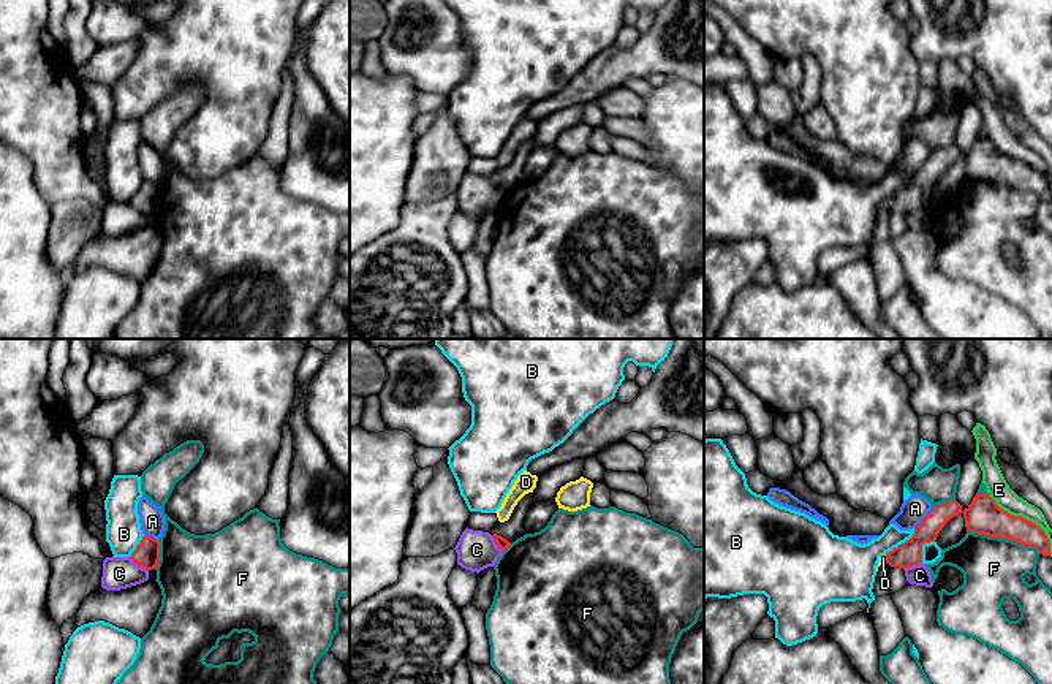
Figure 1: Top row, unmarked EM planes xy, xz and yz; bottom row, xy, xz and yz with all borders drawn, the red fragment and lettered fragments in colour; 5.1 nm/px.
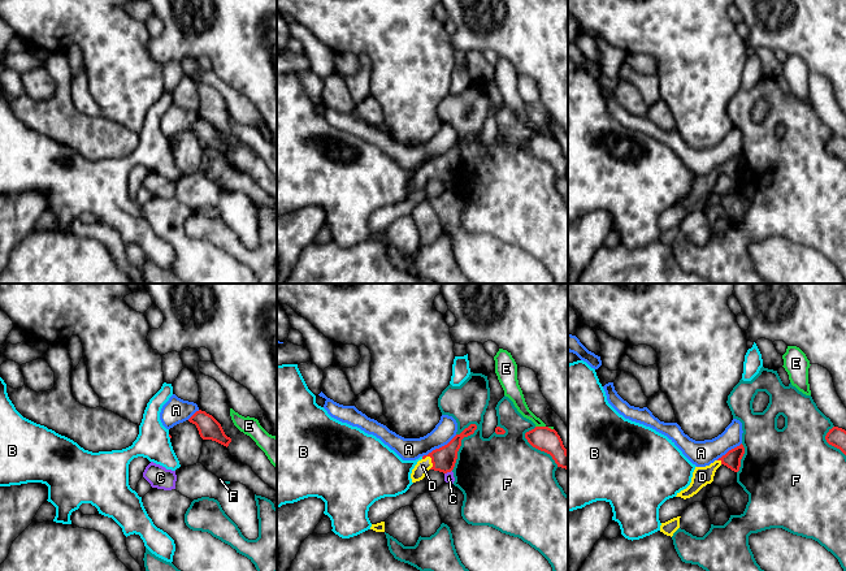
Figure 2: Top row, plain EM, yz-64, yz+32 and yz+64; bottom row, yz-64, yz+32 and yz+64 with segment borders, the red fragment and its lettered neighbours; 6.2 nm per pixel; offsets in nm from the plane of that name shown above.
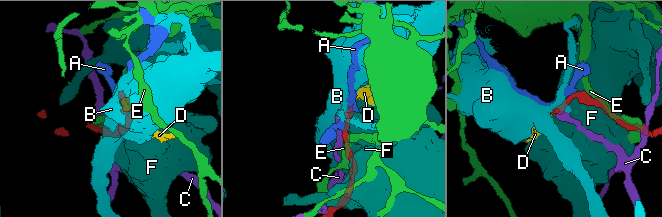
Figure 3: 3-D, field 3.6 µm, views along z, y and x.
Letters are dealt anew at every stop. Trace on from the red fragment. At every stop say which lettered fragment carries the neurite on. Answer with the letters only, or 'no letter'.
D

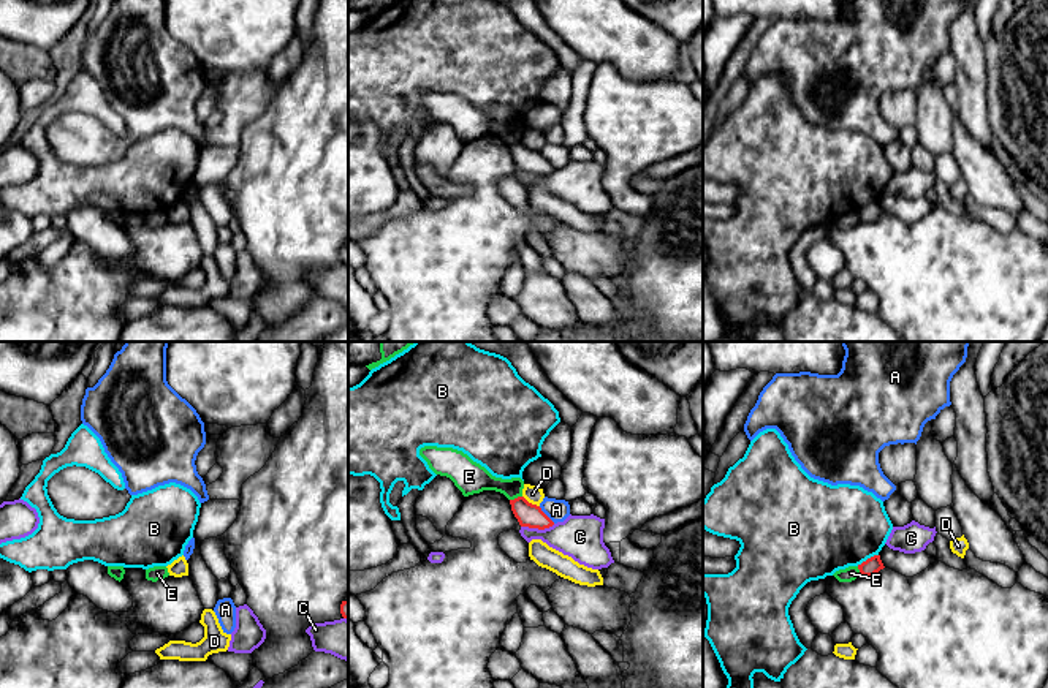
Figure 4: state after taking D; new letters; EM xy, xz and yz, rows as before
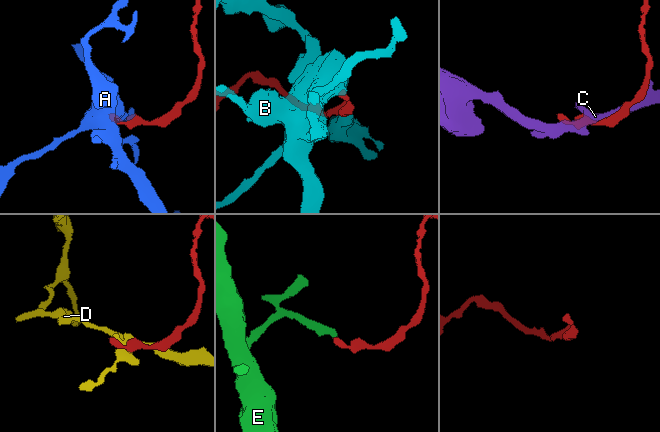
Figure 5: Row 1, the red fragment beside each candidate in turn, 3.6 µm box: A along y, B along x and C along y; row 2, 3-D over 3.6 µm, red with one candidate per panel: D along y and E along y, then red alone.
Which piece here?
no letter

